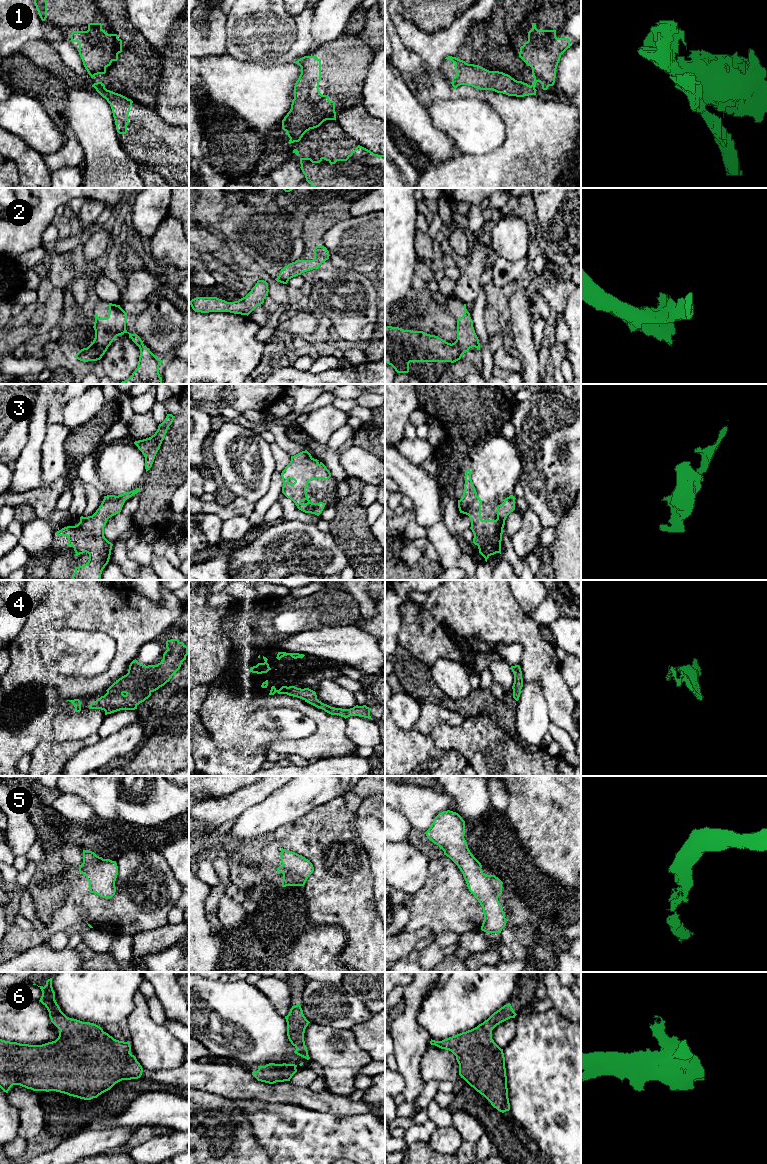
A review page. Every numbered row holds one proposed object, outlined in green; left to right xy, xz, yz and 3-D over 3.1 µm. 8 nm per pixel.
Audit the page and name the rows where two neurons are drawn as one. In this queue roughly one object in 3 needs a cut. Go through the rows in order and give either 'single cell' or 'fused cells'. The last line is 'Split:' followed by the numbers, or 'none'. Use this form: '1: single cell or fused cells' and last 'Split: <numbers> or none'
1: fused cells
2: single cell
3: single cell
4: single cell
5: single cell
6: single cell
Split: 1

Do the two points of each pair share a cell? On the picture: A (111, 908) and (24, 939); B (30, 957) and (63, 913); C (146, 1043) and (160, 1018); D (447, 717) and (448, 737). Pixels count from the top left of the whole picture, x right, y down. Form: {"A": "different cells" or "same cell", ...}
{"A": "different cells", "B": "different cells", "C": "different cells", "D": "different cells"}

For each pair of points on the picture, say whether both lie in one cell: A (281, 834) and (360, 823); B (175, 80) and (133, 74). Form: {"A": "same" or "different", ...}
{"A": "different", "B": "different"}

